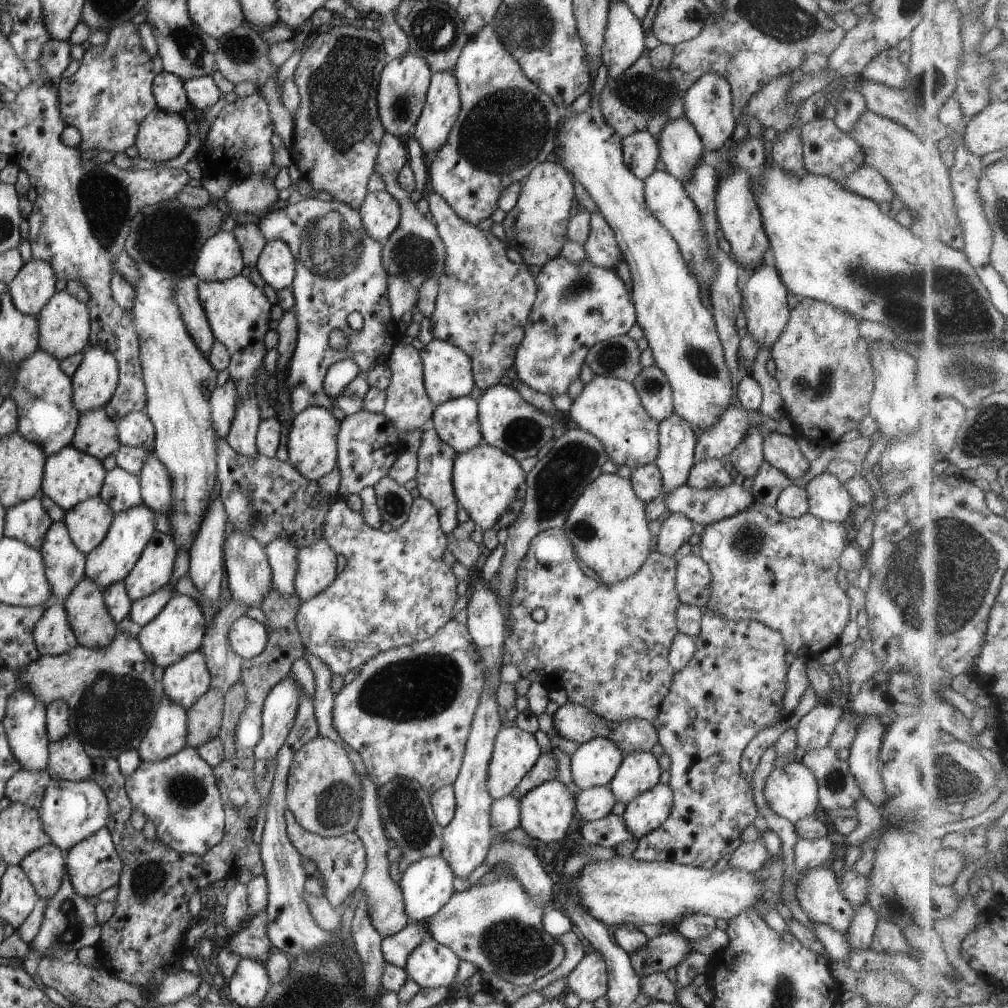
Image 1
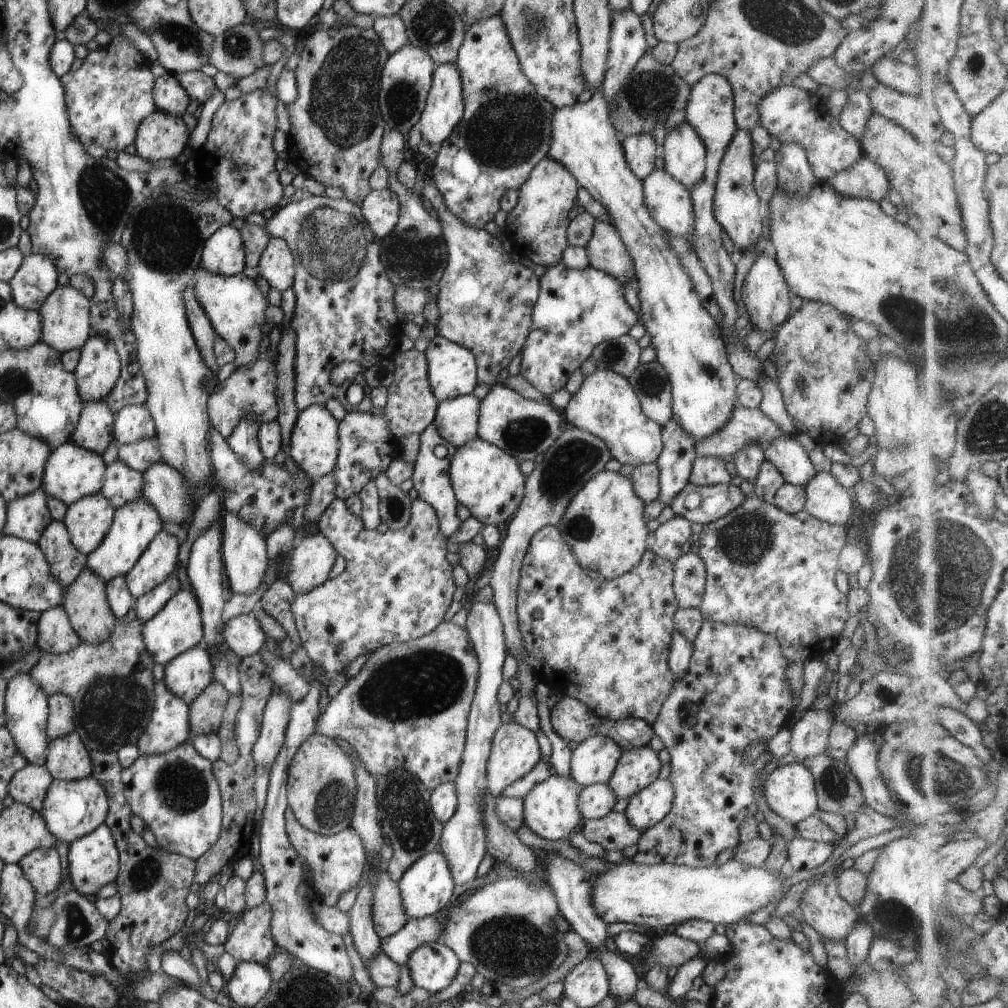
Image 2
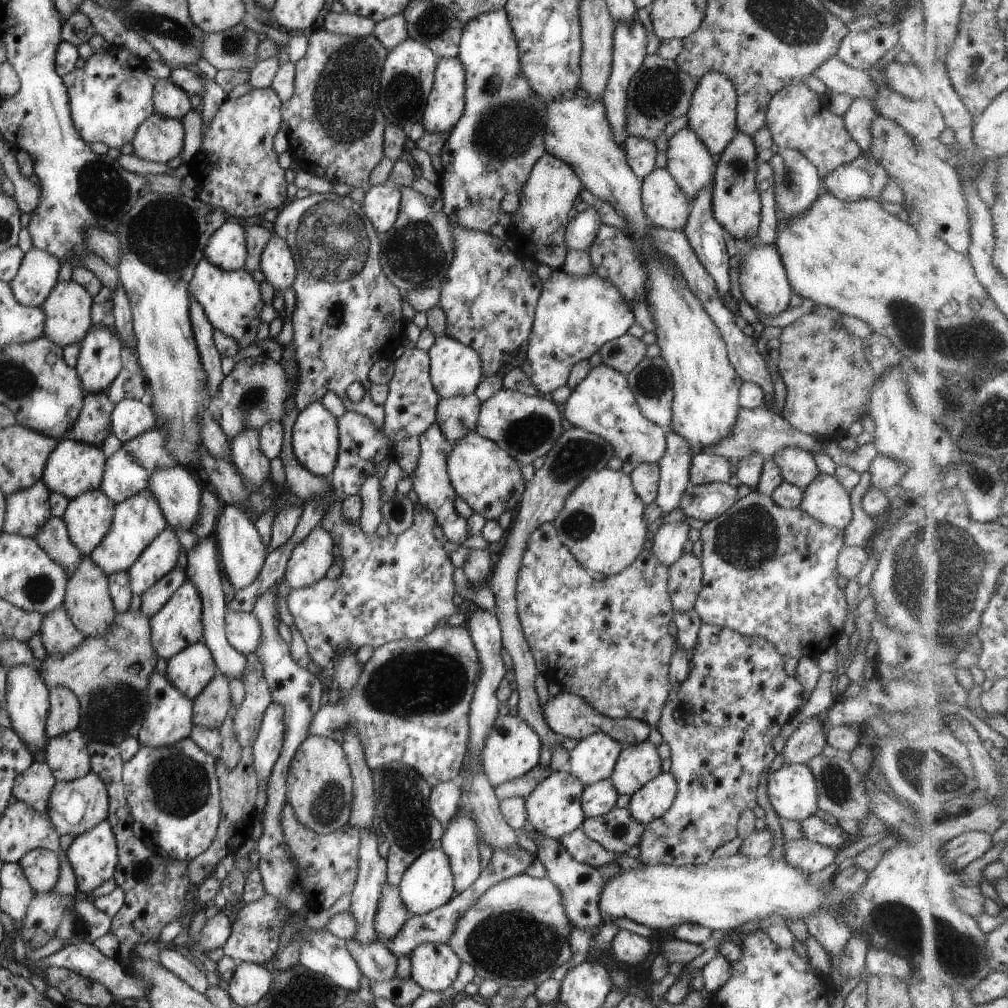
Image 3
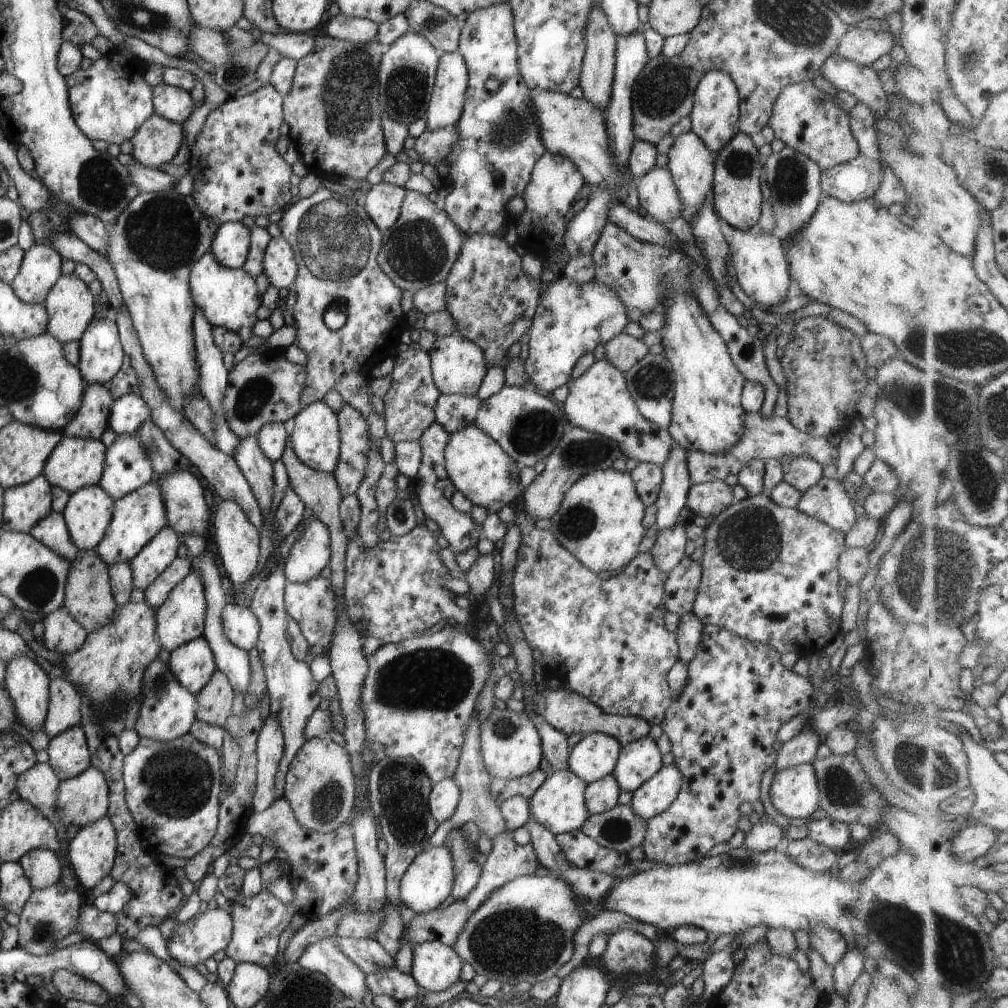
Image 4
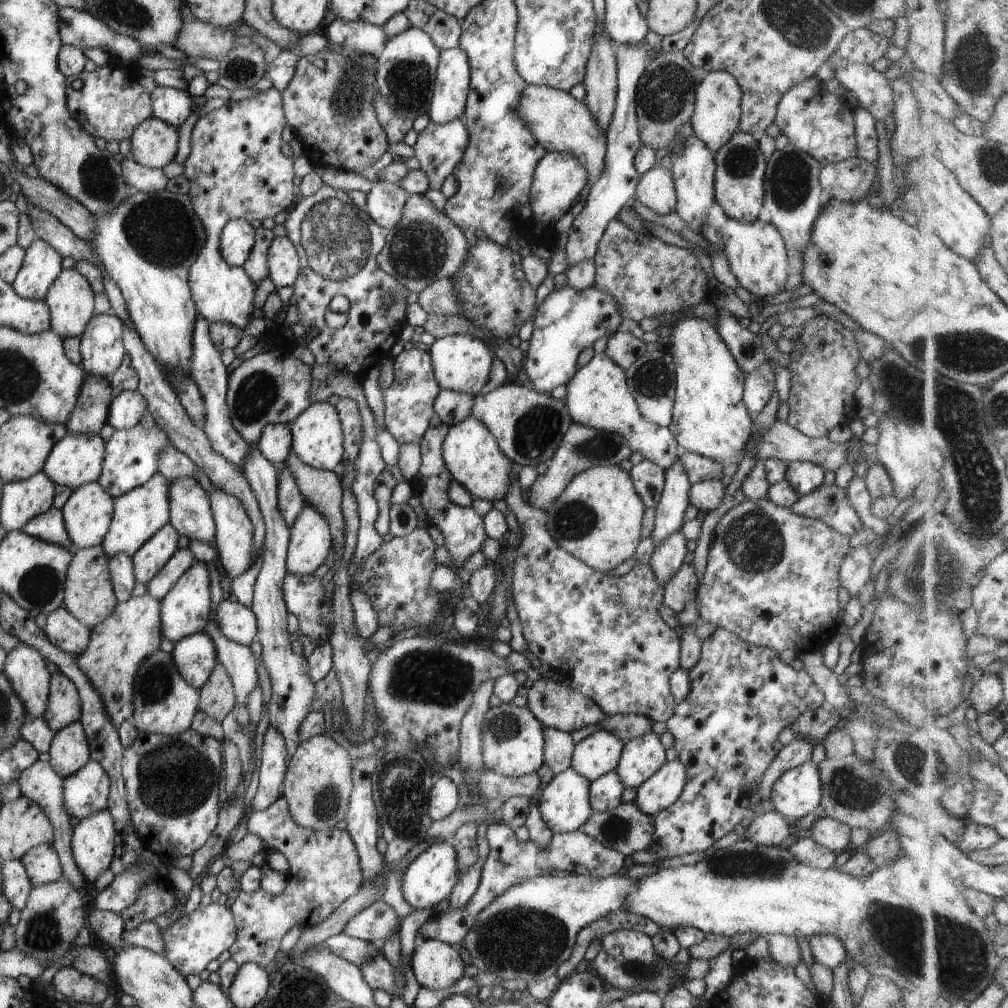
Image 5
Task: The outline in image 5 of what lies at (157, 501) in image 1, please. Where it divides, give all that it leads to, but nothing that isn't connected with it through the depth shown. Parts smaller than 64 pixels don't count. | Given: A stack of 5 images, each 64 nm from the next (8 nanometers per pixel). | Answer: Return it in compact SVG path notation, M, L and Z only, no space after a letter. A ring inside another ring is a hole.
M187 475L168 484L168 523L179 535L203 544L214 544L210 500L197 481Z

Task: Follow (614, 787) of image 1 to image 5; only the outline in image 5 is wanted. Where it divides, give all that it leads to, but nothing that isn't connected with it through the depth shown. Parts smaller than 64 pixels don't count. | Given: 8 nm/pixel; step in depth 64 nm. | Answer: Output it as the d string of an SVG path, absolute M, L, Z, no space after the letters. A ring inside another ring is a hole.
M649 732L623 744L613 771L624 788L637 788L665 762L659 737Z

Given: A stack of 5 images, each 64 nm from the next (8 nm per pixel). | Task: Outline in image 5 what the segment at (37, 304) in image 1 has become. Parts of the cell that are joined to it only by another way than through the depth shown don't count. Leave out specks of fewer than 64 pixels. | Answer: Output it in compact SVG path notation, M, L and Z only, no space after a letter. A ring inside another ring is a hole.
M34 240L25 249L22 266L12 282L14 292L24 299L43 301L62 269L62 257L44 240Z

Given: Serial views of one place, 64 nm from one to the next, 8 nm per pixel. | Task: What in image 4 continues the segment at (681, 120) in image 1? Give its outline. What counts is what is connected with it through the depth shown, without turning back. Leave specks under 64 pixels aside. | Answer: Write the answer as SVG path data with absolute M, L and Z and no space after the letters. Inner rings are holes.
M693 131L679 134L672 142L667 154L667 167L675 183L681 204L681 217L686 221L694 217L700 204L711 198L714 155Z

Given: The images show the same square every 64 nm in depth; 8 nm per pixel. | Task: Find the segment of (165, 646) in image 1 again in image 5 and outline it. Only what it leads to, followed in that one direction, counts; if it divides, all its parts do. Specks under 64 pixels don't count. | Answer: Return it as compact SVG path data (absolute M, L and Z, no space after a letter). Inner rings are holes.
M194 560L160 601L160 635L173 644L193 633L203 632L210 613L210 590L207 564Z

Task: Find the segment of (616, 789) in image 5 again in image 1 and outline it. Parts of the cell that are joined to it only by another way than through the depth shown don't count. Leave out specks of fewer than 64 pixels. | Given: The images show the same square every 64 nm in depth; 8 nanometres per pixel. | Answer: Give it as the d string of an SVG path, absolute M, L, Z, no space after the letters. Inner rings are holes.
M593 785L580 789L575 798L575 810L585 821L603 818L616 803L610 788L606 785Z

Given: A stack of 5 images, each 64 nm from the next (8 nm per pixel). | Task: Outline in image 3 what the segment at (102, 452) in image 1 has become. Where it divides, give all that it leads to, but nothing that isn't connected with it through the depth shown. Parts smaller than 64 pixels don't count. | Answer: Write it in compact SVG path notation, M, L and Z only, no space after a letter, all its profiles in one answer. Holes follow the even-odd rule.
M104 392L85 394L79 414L63 438L101 447L103 440L111 434L110 414L113 407L113 402Z

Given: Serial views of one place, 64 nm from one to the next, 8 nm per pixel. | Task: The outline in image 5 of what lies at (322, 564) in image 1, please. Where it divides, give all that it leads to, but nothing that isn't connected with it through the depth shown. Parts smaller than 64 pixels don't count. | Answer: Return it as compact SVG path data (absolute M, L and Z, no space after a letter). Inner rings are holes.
M305 503L290 526L285 561L286 572L297 576L311 575L320 564L325 563L331 548L332 540L327 521L316 509Z

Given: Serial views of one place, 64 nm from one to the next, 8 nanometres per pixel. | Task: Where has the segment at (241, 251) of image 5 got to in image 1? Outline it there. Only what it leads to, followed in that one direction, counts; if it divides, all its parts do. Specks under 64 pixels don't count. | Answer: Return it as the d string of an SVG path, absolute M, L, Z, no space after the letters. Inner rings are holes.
M217 231L199 249L192 274L202 281L219 282L239 275L244 262L231 231Z

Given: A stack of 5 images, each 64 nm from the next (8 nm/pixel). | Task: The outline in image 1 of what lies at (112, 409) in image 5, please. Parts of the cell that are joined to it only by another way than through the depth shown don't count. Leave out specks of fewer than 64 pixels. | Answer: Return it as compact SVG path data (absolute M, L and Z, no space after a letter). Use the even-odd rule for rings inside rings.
M131 411L116 424L116 437L120 445L151 449L154 445L154 426L142 411Z

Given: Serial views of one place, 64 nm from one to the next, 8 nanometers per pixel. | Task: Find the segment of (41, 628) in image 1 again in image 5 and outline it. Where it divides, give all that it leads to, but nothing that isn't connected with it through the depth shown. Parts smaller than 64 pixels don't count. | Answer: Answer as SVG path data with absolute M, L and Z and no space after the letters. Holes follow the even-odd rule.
M61 606L46 616L44 635L53 646L77 656L88 643L90 628Z

